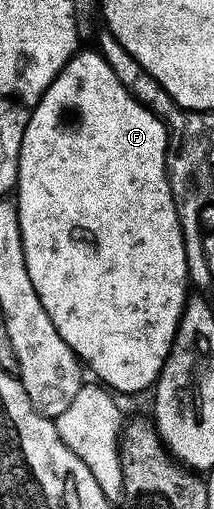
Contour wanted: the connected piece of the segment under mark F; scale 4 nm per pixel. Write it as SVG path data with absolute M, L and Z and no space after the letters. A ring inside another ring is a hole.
M82 49L58 74L48 93L44 93L42 100L30 111L28 129L24 133L24 145L20 149L16 206L24 241L24 253L28 261L28 277L32 277L32 285L36 285L36 293L48 317L52 317L52 325L56 325L60 337L68 341L70 348L78 354L79 360L88 368L89 374L91 371L92 374L99 375L103 379L99 380L119 396L134 395L137 391L148 390L149 392L157 384L162 376L166 358L174 347L178 326L188 296L191 294L189 291L192 291L186 242L180 217L176 213L176 201L172 197L172 185L166 168L166 150L169 144L170 134L166 132L166 126L139 99L132 97L132 93L128 93L124 85L120 85L120 77L116 77L112 65L108 65L106 58L97 50ZM66 111L74 115L74 127L65 127Z

